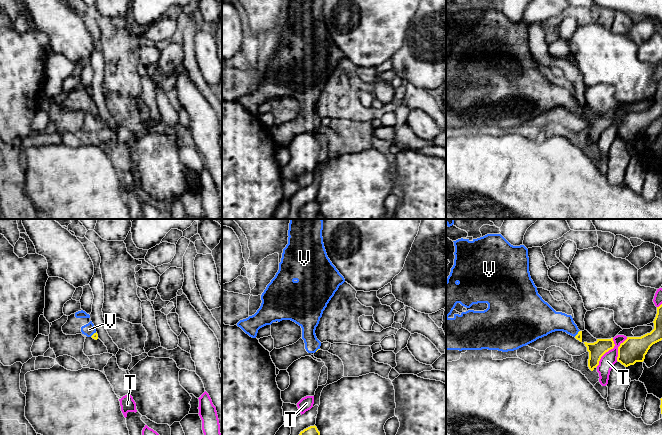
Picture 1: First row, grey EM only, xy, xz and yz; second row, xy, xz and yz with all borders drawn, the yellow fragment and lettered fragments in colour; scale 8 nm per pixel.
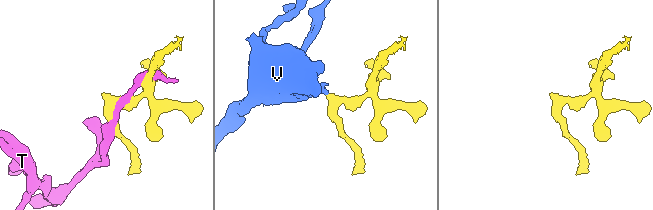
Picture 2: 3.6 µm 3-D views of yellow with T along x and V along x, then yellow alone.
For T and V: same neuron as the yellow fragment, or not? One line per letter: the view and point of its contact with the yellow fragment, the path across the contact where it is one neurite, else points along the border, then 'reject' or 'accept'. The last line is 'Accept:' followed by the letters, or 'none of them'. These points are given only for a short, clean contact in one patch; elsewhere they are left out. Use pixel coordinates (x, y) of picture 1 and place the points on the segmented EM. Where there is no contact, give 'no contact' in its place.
T: meets yellow in yz at (607, 351); reject
V: meets yellow in yz at (578, 333); runs through yz (579, 336), (578, 333), (564, 322), (550, 321); accept
Accept: V

